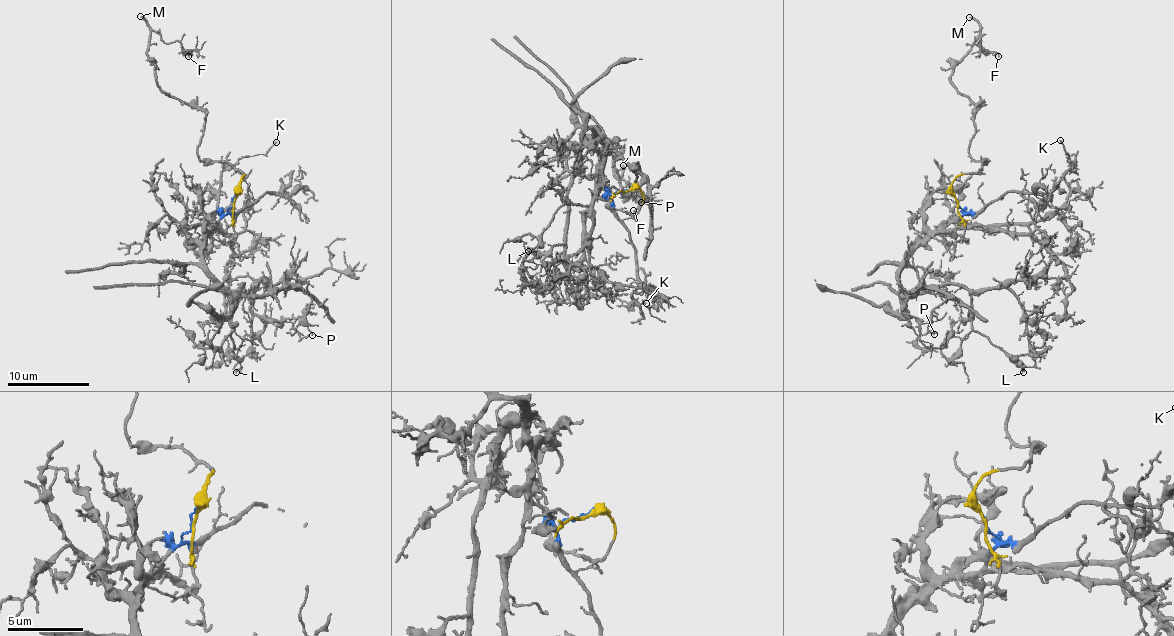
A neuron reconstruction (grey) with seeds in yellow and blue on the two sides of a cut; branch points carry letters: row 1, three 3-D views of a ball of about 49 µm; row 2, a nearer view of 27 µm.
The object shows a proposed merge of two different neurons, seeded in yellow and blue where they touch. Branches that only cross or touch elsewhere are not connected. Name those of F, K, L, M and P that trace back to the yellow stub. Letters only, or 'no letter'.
F, M

